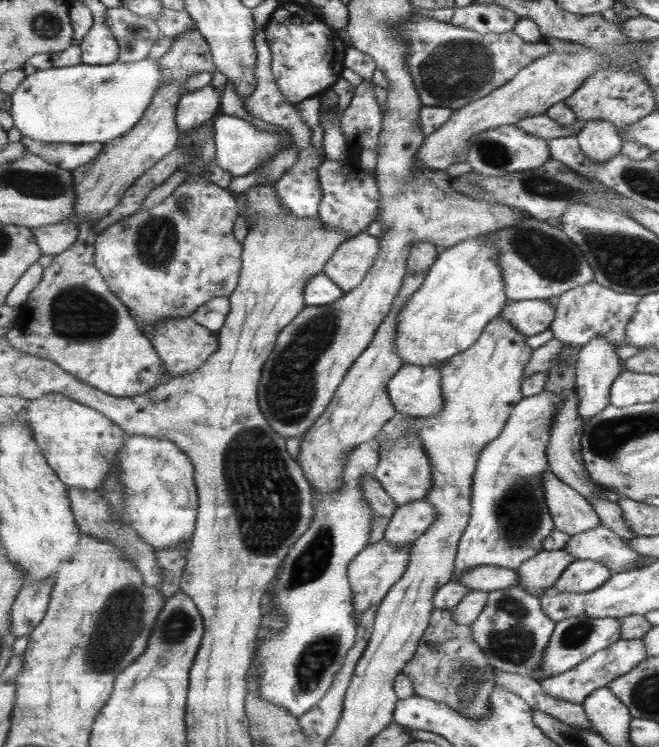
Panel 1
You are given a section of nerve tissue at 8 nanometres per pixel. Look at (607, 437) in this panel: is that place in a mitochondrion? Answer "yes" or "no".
yes

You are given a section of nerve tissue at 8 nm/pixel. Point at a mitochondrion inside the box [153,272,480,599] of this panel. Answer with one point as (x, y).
(266, 499)

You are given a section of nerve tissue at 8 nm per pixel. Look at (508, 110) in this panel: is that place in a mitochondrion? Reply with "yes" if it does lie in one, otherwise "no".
no

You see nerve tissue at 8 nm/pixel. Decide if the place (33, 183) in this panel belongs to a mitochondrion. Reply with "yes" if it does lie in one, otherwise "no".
yes

